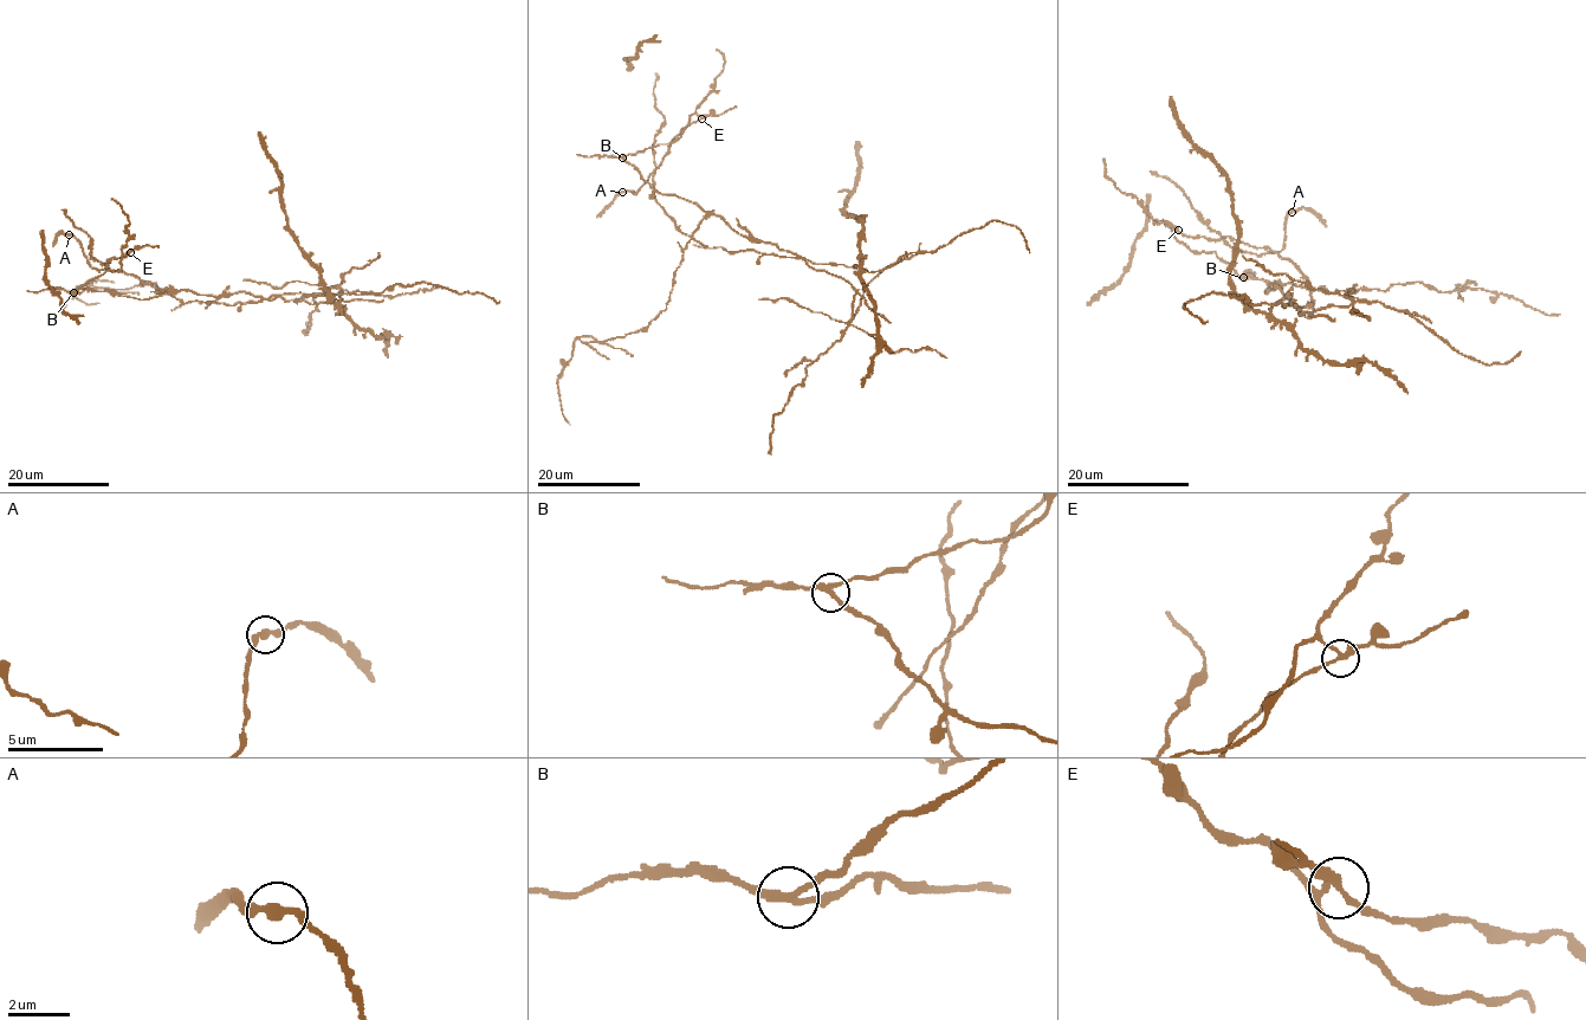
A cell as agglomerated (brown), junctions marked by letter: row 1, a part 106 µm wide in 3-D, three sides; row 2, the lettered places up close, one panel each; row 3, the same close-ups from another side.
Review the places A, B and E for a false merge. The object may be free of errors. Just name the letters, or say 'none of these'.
B

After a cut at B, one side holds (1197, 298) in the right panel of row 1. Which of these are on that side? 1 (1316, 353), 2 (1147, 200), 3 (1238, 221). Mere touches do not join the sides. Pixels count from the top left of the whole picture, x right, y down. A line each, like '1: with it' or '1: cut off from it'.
1: cut off from it
2: cut off from it
3: cut off from it

